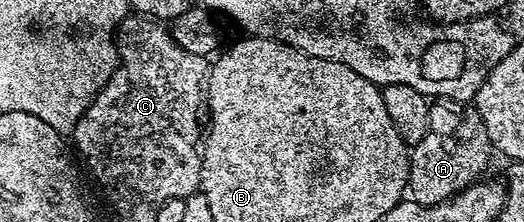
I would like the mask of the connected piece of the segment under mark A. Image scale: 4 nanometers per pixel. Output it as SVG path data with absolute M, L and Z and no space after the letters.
M438 99L431 104L429 124L425 138L414 145L409 154L408 193L419 205L436 205L455 196L486 173L484 170L493 157L488 131L473 106L464 107L460 101Z

